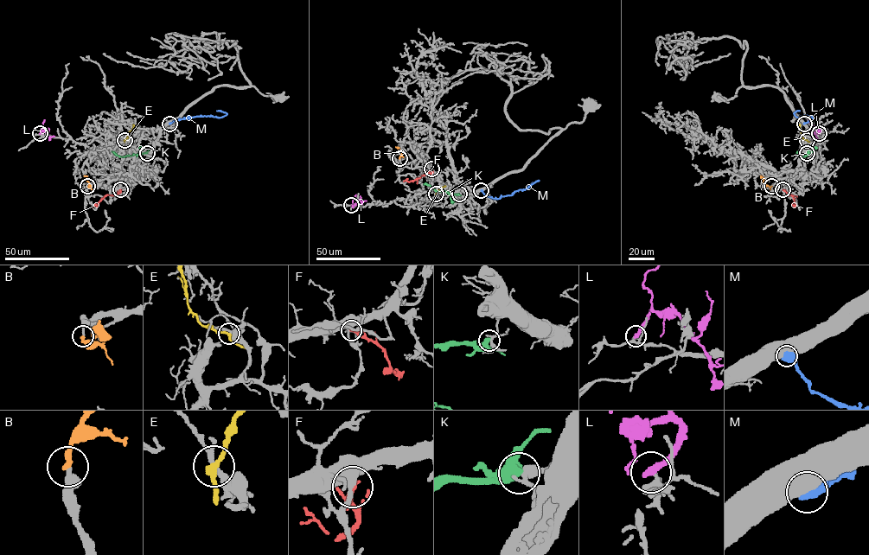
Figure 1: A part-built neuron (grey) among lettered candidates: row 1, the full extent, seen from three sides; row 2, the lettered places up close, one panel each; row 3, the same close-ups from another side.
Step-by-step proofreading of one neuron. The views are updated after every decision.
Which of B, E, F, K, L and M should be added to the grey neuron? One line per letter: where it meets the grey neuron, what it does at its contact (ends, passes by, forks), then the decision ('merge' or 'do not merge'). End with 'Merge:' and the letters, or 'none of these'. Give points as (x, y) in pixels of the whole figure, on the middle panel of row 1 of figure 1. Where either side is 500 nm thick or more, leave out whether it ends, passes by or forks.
B: meets grey at (399, 158); it ends there; merge
E: meets grey at (436, 194); it passes by; do not merge
F: meets grey at (431, 169); it ends there; do not merge
K: meets grey at (459, 194); it passes by; do not merge
L: meets grey at (351, 205); it ends there; do not merge
M: meets grey at (481, 190); do not merge
Merge: B

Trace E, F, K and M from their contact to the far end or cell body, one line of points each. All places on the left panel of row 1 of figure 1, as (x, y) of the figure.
E: (124, 140), (132, 124)
F: (120, 189), (118, 194), (106, 194), (92, 207)
K: (147, 153), (120, 156), (111, 150)
M: (169, 123), (190, 117), (221, 118), (226, 114), (217, 111)

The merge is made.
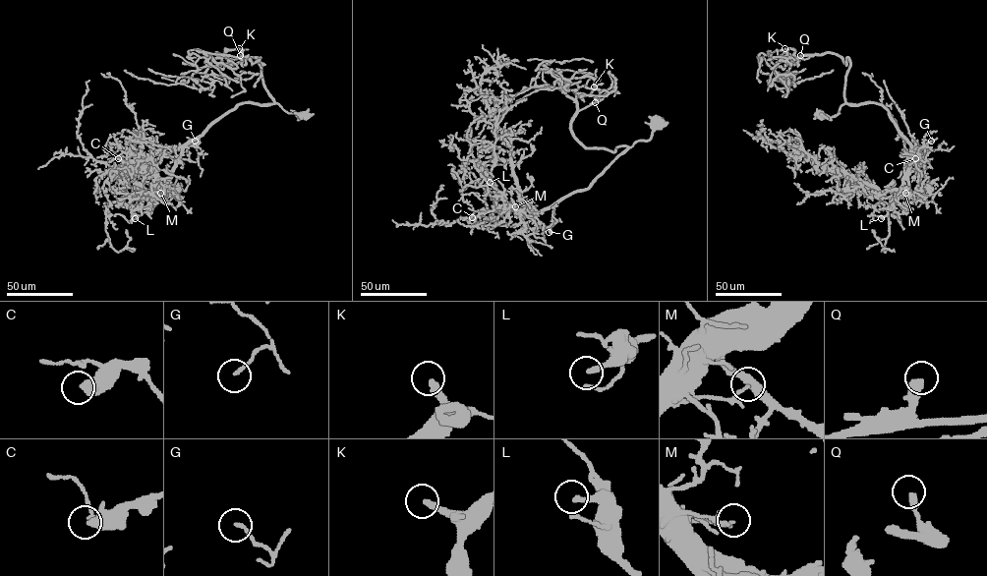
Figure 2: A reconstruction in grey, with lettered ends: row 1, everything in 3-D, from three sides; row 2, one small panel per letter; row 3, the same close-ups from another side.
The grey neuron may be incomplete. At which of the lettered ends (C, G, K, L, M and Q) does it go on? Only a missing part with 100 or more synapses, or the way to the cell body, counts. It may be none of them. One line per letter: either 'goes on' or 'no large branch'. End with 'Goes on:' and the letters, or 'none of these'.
C: no large branch
G: no large branch
K: goes on
L: no large branch
M: no large branch
Q: no large branch
Goes on: K

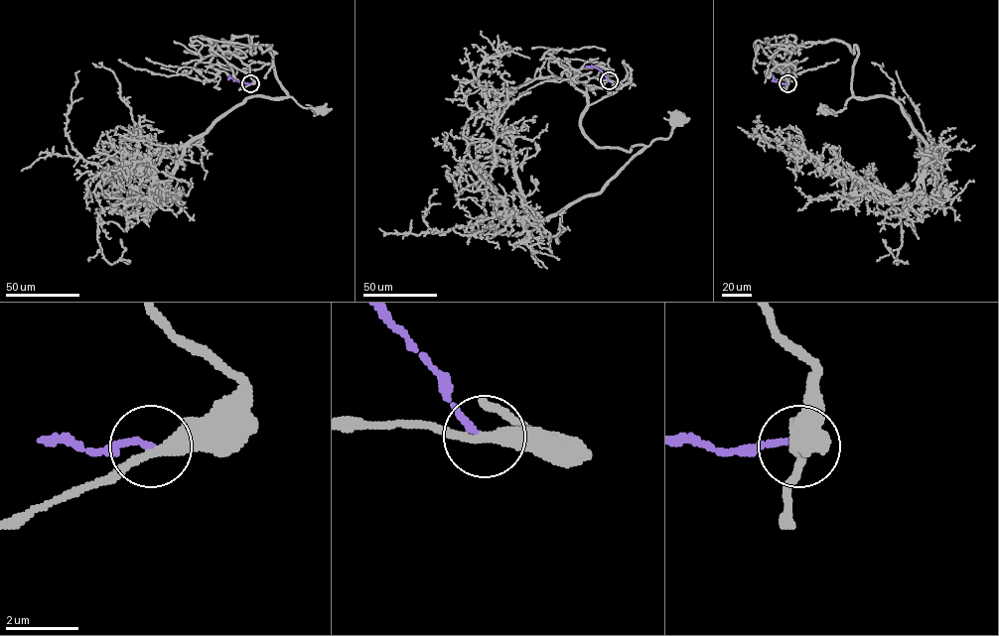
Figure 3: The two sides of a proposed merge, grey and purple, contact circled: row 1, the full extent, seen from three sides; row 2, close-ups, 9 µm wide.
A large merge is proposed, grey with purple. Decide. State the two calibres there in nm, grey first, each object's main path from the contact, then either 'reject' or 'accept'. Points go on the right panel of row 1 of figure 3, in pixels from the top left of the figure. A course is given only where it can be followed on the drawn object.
360 nm thick on the grey side, 190 nm on the other; grey runs (787, 83), (773, 61), (784, 41), (838, 40), (853, 53), (855, 45), (853, 95), (842, 110), (824, 109); purple runs (787, 83), (774, 79); reject

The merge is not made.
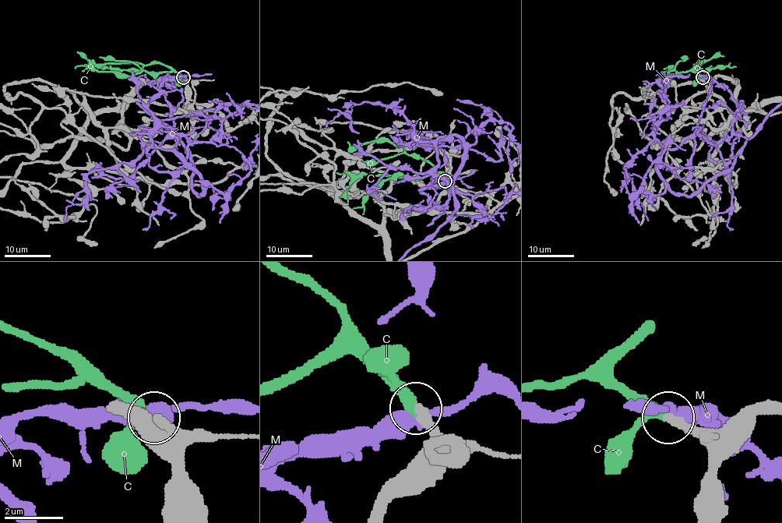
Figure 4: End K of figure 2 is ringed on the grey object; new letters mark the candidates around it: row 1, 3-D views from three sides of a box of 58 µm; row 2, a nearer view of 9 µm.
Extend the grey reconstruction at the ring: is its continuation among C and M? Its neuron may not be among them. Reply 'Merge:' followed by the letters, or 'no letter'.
Merge: C

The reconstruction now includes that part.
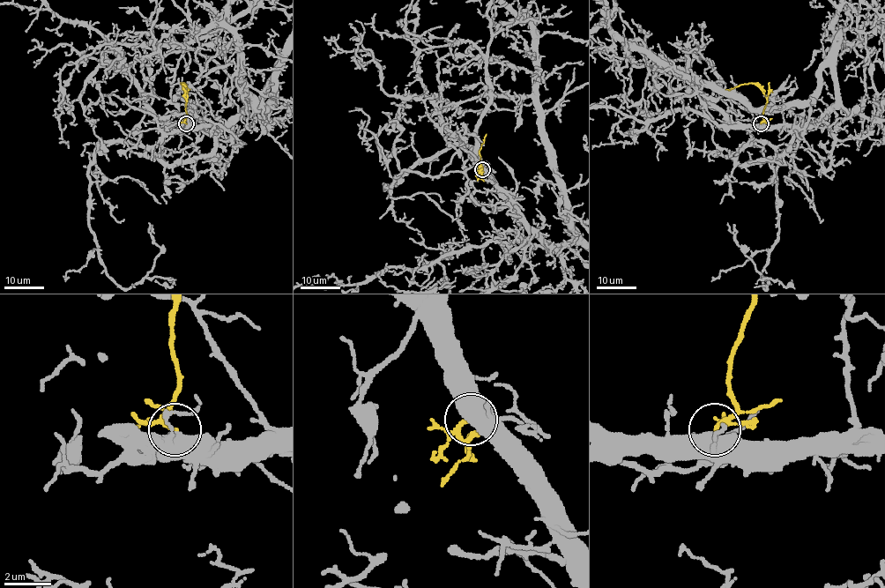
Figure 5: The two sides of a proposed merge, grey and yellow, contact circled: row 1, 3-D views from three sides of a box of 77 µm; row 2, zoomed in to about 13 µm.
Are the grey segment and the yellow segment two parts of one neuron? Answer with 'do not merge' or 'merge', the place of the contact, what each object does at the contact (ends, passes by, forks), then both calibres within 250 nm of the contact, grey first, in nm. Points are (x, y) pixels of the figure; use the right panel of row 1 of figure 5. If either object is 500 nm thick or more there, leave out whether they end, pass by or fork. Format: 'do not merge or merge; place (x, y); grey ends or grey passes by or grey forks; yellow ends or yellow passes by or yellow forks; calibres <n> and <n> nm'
merge; place (761, 123); calibres 700 and 140 nm

